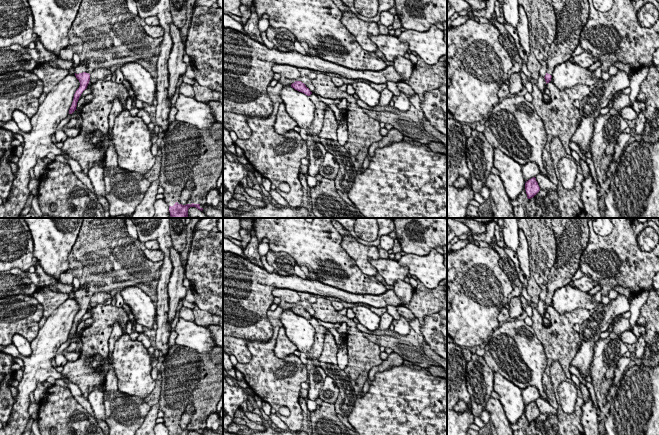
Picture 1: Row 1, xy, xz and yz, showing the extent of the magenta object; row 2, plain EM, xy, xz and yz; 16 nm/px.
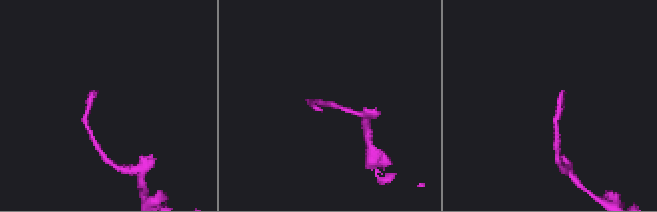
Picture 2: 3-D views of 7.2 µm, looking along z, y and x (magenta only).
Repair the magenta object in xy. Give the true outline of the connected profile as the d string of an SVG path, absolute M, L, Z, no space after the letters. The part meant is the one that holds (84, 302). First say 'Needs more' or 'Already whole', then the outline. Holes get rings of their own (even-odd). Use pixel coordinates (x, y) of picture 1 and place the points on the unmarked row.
Needs more. M86 284L81 285L80 288L77 289L75 292L75 300L79 304L80 310L74 318L73 326L69 333L69 338L72 338L75 334L77 334L76 331L79 321L81 320L83 315L87 313L87 310L89 308L90 298L87 295L87 289L86 289L87 287L88 286Z

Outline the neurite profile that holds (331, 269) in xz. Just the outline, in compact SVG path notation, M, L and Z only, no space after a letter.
M252 218L252 220L253 230L259 242L263 238L267 238L271 251L289 254L297 265L305 265L310 272L314 273L318 277L318 281L359 295L381 295L387 291L386 287L375 277L364 274L354 259L341 247L342 235L333 226L332 218L313 218L312 222L307 222L305 218Z

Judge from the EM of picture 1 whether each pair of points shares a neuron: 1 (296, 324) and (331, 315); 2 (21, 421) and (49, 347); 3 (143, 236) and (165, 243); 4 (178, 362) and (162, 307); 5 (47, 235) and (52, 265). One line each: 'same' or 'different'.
1: different
2: same
3: same
4: different
5: same

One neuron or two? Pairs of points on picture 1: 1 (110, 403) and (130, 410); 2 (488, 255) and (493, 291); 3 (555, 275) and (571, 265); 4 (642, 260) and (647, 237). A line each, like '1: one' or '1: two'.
1: one
2: one
3: one
4: two

